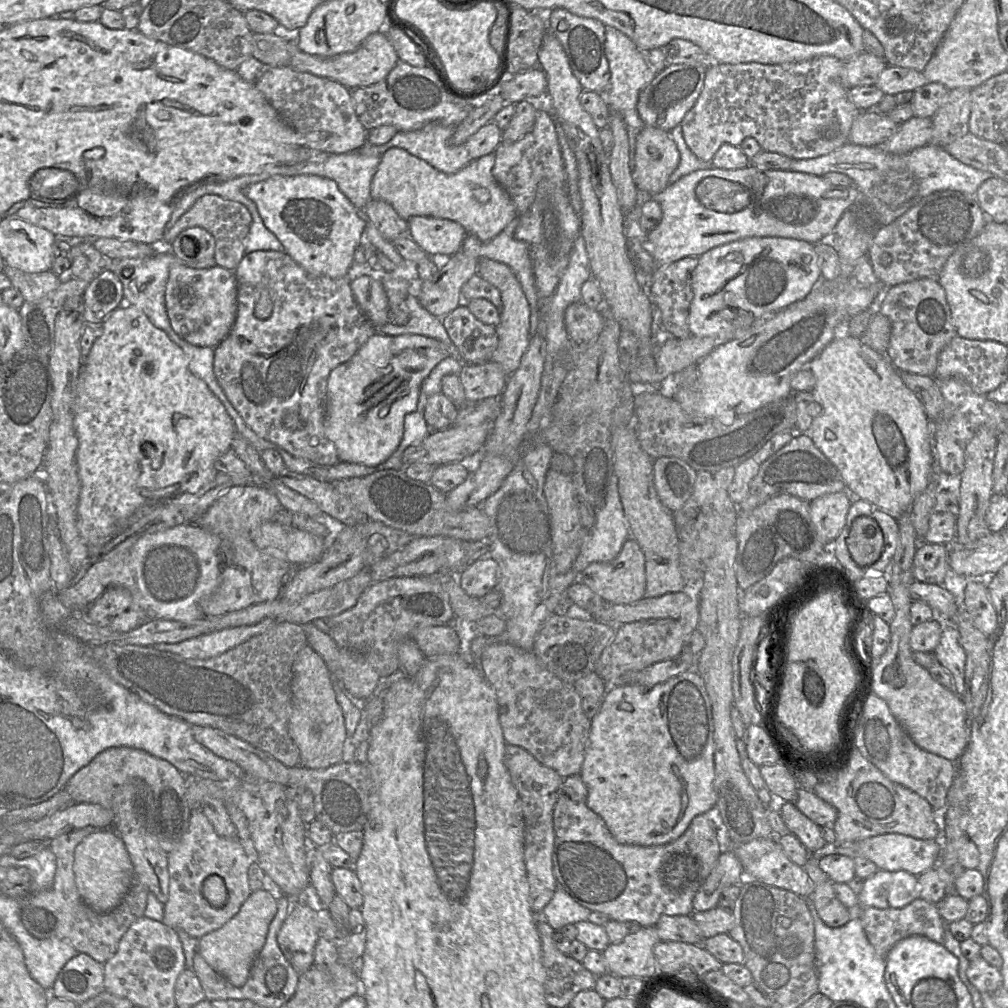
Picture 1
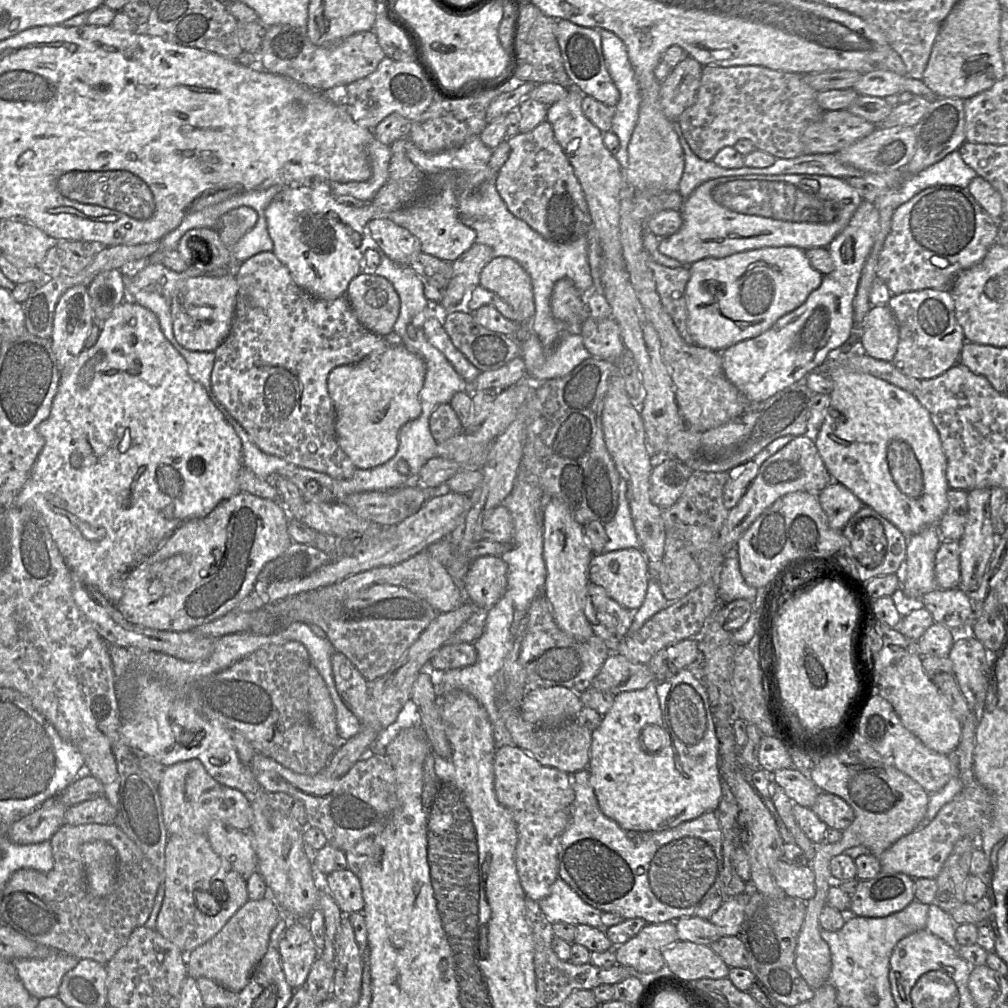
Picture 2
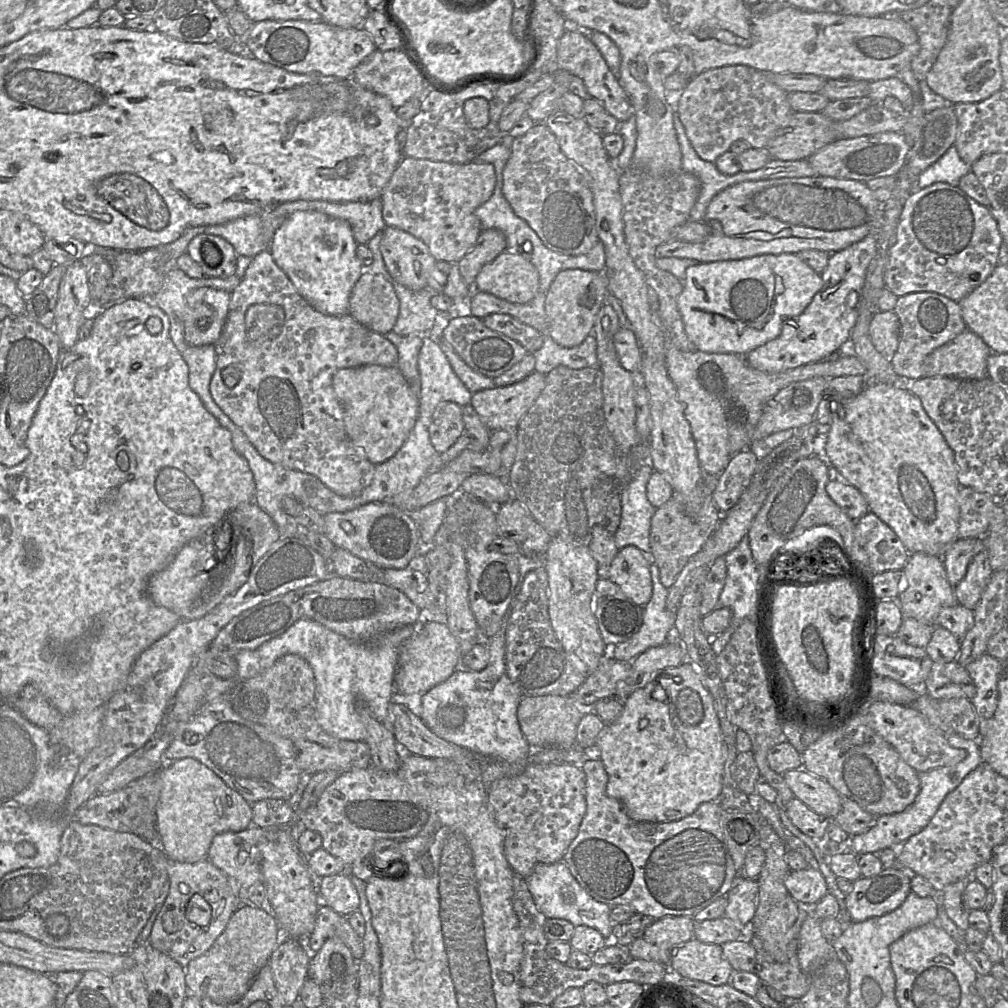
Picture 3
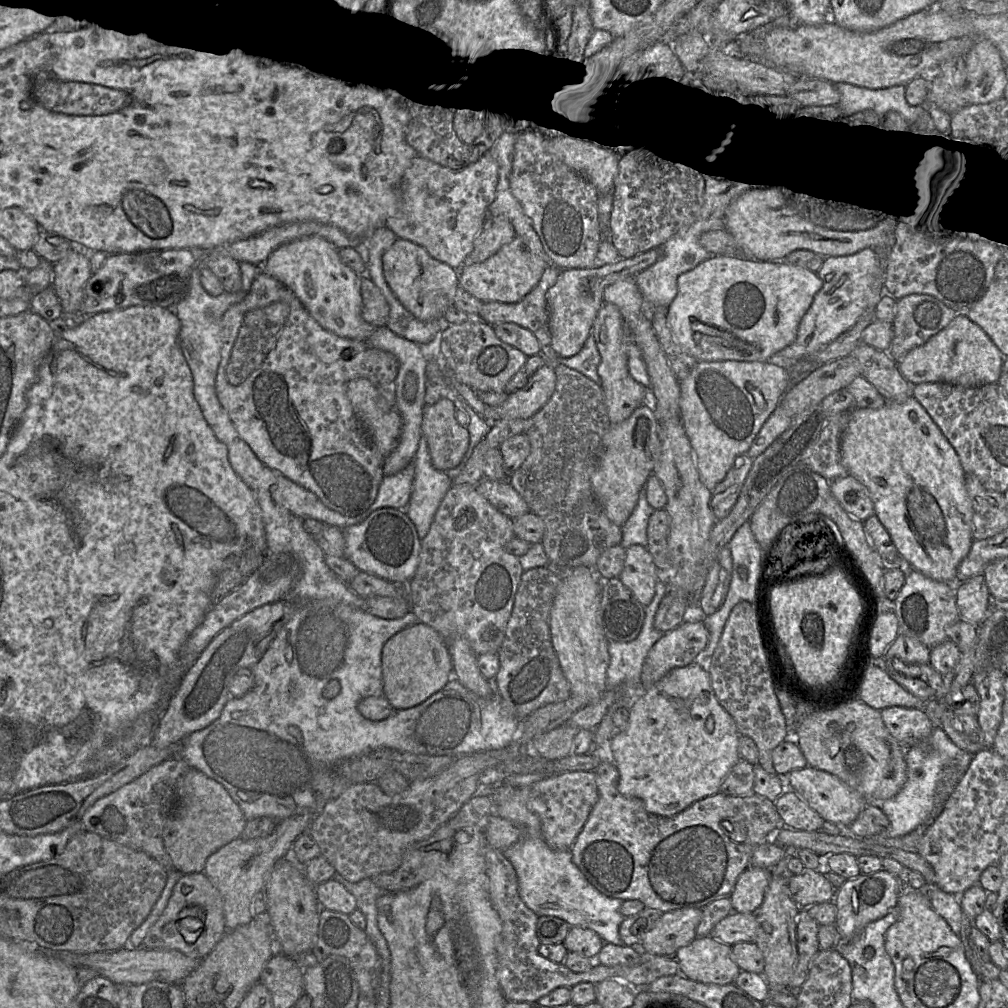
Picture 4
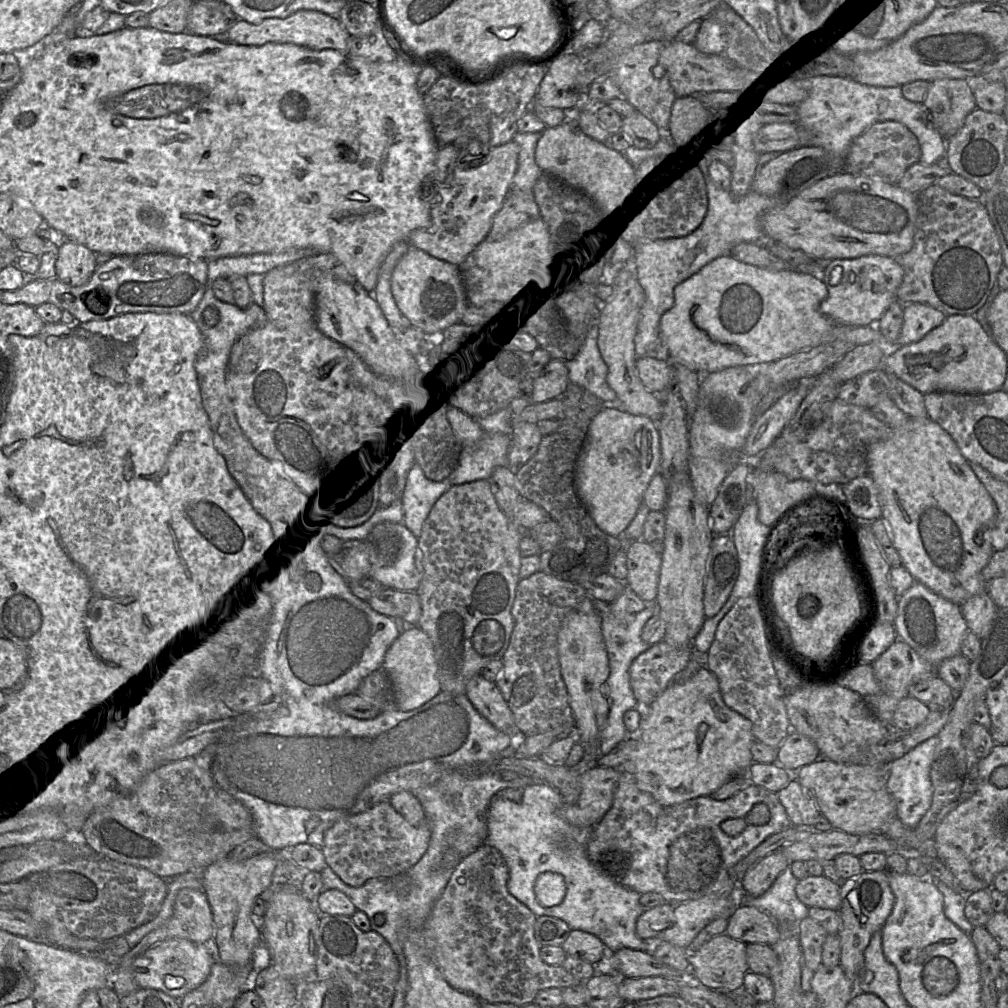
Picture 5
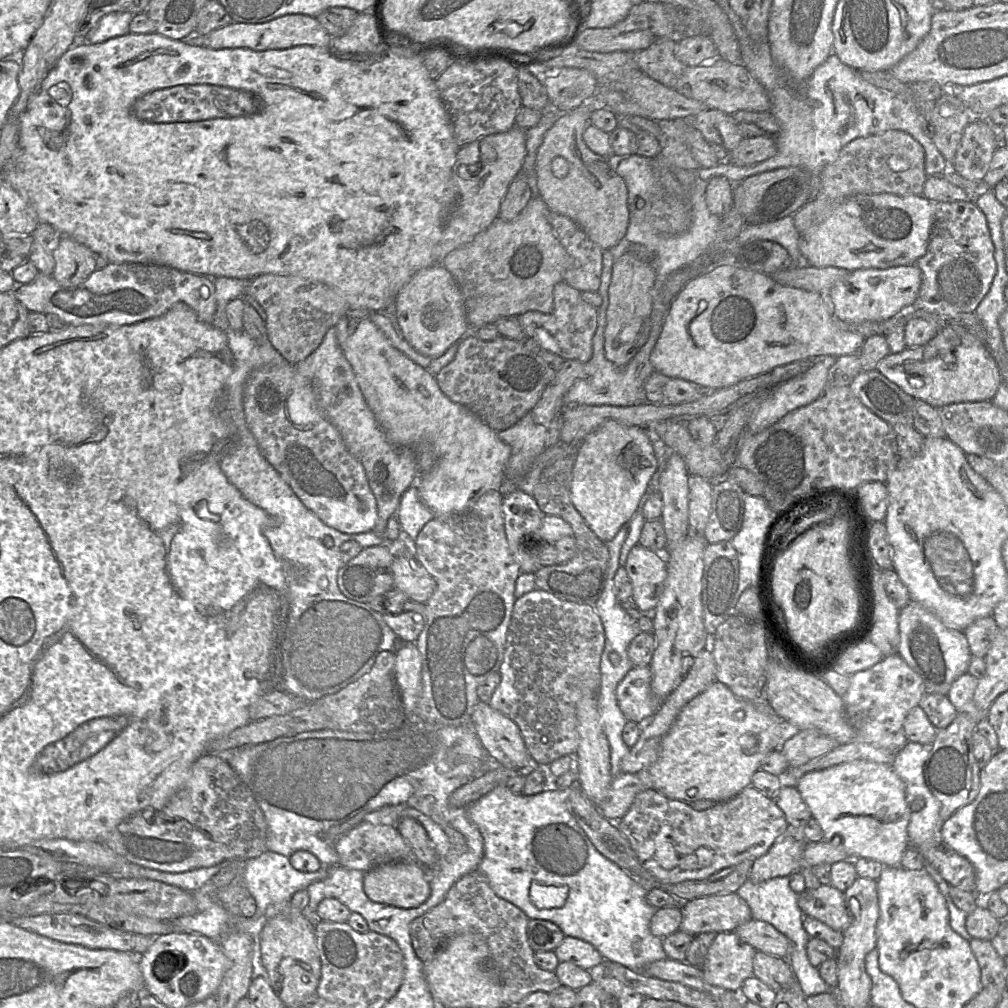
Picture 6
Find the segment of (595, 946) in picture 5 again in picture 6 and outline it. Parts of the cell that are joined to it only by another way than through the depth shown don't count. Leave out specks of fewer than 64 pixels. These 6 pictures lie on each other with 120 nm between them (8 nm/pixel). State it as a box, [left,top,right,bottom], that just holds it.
[553,936,603,971]

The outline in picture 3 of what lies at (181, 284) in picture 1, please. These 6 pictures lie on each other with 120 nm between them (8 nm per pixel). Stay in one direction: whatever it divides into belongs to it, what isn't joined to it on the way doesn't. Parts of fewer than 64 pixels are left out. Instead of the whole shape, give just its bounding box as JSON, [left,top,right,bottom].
[183,287,231,346]

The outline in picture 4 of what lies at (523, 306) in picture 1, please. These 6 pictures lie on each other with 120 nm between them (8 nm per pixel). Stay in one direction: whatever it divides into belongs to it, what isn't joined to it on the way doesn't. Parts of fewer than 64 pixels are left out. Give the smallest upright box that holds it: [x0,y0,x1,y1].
[459,237,547,303]

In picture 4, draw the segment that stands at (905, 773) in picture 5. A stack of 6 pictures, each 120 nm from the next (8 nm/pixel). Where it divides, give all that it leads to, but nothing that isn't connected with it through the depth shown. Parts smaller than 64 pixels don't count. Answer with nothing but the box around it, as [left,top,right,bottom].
[873,727,973,838]

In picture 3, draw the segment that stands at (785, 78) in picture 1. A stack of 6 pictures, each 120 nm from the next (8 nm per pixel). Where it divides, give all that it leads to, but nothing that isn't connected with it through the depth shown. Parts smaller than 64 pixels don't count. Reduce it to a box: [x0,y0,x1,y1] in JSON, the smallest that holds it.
[675,65,794,163]

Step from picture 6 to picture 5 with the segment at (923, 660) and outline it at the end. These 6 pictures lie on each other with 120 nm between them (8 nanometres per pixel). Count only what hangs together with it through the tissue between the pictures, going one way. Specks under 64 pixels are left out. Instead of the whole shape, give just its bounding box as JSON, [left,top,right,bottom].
[894,581,970,666]

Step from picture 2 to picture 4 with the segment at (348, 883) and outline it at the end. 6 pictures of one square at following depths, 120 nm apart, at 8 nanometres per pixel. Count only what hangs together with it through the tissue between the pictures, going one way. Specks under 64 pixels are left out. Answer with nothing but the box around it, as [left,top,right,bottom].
[315,879,356,915]

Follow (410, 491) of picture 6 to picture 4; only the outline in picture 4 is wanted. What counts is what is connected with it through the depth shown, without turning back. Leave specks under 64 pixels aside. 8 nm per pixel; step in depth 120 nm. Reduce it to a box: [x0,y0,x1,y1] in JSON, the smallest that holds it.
[405,436,452,539]

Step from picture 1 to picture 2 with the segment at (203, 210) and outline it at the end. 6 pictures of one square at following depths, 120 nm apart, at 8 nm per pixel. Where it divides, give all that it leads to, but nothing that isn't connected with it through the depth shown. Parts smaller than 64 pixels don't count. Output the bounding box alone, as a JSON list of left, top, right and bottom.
[216,206,257,250]

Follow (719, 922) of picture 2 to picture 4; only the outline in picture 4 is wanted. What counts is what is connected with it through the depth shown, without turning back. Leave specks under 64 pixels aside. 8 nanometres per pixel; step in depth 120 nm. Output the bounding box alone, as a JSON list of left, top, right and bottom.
[729,865,771,913]

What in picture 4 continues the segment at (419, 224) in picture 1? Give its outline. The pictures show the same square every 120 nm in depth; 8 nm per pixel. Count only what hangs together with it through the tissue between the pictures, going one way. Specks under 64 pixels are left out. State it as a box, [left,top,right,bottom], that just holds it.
[385,151,498,270]

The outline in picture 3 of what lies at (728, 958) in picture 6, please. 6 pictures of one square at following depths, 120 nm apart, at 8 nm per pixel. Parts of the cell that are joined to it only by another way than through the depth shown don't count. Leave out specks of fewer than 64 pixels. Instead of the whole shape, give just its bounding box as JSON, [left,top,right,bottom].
[669,938,735,986]

